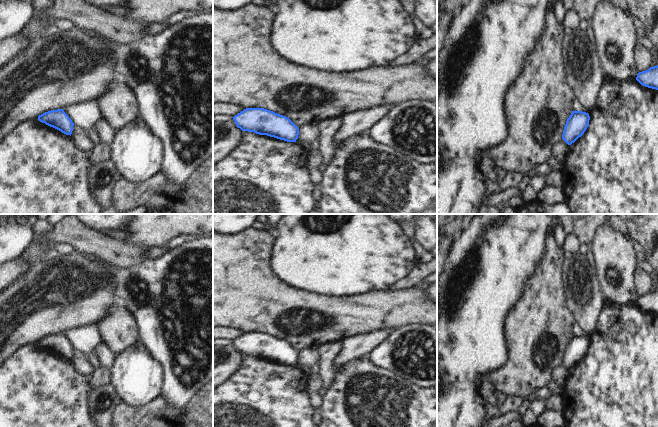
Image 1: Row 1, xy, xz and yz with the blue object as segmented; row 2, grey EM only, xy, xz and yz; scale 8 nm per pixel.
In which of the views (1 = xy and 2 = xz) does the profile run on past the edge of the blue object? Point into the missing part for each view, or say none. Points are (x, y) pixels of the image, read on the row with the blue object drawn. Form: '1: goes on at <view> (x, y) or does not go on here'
1: does not go on here
2: does not go on here

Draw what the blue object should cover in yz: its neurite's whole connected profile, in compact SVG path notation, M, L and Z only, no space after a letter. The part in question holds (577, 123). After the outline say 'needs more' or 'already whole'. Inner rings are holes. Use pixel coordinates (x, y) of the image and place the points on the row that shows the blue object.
M572 111L571 115L566 121L562 139L571 145L579 137L581 137L589 126L590 116L586 112Z; already whole

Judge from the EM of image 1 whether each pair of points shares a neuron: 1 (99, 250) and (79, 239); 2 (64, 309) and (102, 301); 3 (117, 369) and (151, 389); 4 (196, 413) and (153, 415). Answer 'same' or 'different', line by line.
1: same
2: same
3: same
4: same

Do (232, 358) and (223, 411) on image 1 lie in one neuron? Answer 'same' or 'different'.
different

